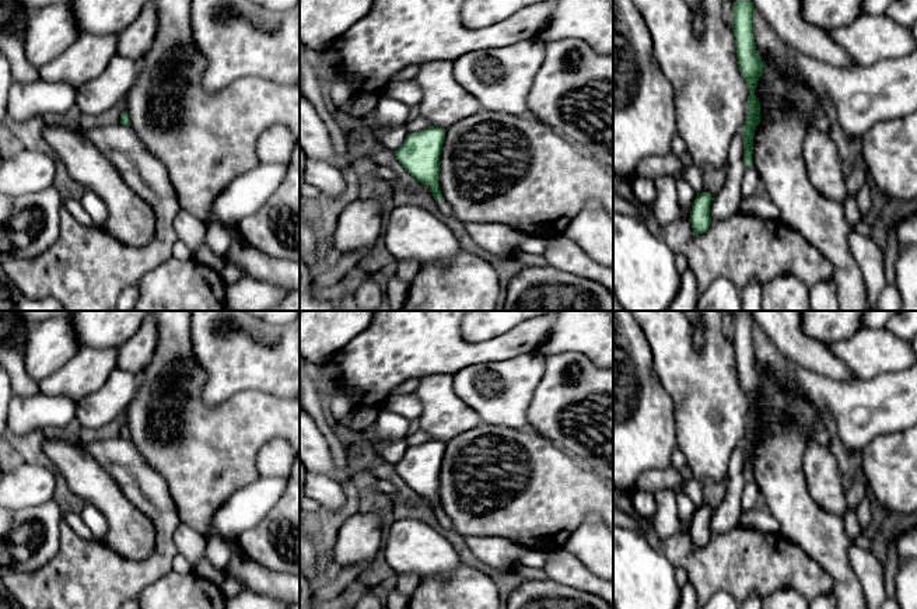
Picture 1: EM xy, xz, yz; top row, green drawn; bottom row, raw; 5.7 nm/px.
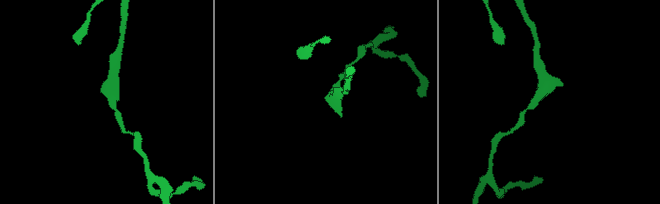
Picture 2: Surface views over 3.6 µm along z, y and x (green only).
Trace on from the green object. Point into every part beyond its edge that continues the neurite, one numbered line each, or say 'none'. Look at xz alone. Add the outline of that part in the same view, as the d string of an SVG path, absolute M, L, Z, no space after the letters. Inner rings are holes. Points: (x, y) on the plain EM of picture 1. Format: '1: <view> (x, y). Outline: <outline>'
1: xz (443, 518). Outline: M440 512L440 514L437 515L437 518L438 518L438 522L440 522L444 528L454 531L454 524L452 524L452 521L451 521L444 512Z

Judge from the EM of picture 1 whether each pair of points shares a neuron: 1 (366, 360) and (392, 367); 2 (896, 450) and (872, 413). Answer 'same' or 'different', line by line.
1: same
2: different

